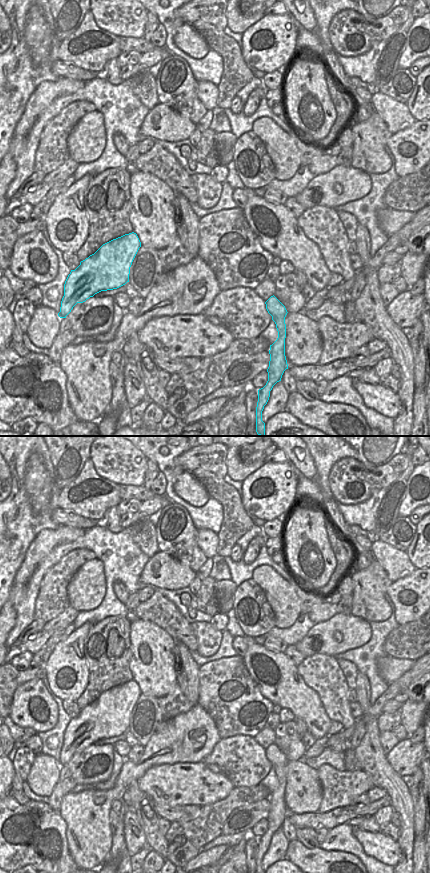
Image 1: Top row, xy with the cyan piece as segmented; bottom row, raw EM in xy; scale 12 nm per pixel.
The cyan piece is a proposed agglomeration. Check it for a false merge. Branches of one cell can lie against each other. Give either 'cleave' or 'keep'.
keep

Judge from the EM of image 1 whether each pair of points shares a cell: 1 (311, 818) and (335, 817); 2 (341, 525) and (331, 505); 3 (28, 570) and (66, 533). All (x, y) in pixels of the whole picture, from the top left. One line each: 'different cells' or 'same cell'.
1: same cell
2: same cell
3: same cell

